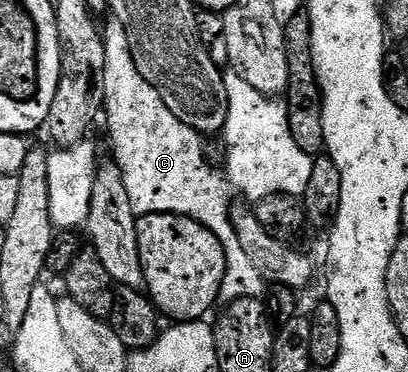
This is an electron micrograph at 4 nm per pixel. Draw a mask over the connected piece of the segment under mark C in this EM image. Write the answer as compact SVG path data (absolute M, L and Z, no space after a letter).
M115 18L109 20L110 24L105 24L104 38L106 44L104 45L104 97L106 102L104 104L104 123L106 119L106 127L110 130L110 143L114 146L114 155L112 155L113 162L118 164L120 173L124 177L124 189L128 189L128 201L132 201L132 209L135 216L141 217L144 215L187 215L189 219L195 219L200 225L204 225L209 231L218 238L220 245L224 249L224 257L226 258L226 272L224 273L224 281L222 288L218 294L219 300L223 304L235 303L237 299L256 299L265 296L268 291L268 281L260 273L260 269L256 269L256 265L252 265L248 253L244 253L244 245L240 245L240 237L236 235L234 228L234 221L232 218L232 202L226 196L226 183L213 171L212 168L206 164L206 155L202 152L202 143L204 143L203 136L198 132L193 131L188 125L184 125L184 121L180 121L180 117L176 117L172 113L172 109L168 109L168 105L164 105L164 101L160 97L160 93L156 93L156 89L152 89L152 85L148 85L148 81L144 81L144 77L140 77L140 73L136 69L136 65L132 61L132 53L128 45L128 37L124 33L124 29L120 25L120 21Z

